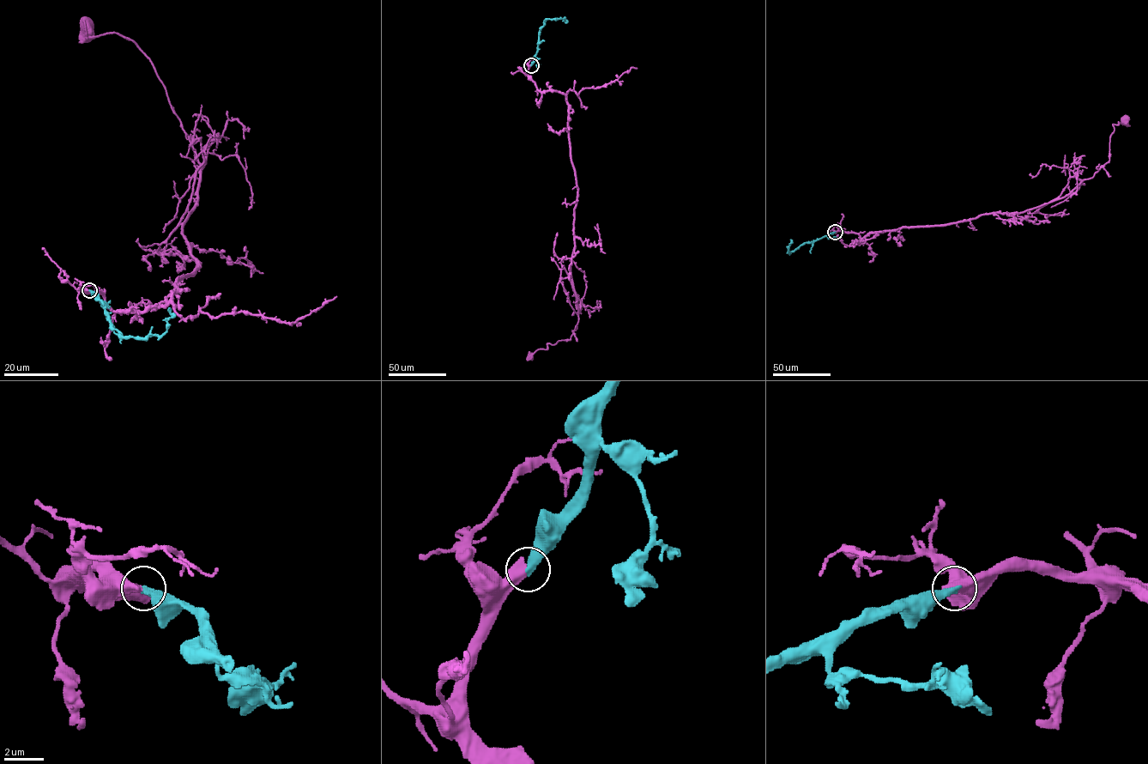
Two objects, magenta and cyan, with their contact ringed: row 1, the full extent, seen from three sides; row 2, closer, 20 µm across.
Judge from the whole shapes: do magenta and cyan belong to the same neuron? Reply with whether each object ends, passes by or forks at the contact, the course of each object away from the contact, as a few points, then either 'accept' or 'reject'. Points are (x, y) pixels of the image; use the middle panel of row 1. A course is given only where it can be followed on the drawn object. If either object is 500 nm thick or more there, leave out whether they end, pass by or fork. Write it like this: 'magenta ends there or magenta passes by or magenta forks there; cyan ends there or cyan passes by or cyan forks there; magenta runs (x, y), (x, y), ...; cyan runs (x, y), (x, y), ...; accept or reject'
magenta runs (531, 65), (537, 89), (561, 92), (568, 106), (578, 321), (570, 340), (530, 356); cyan runs (531, 65), (537, 51), (539, 30), (544, 21), (564, 18), (564, 21); accept

